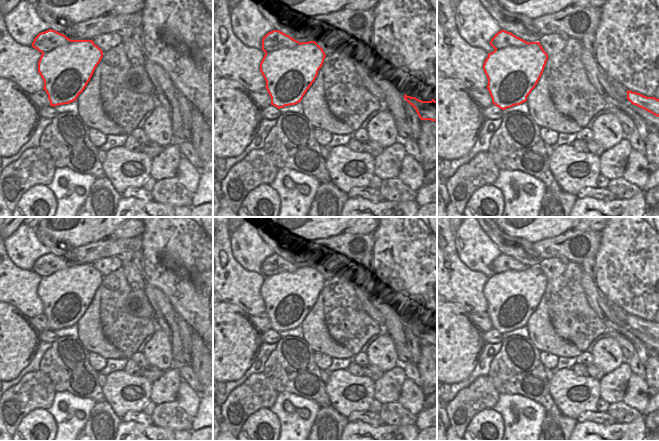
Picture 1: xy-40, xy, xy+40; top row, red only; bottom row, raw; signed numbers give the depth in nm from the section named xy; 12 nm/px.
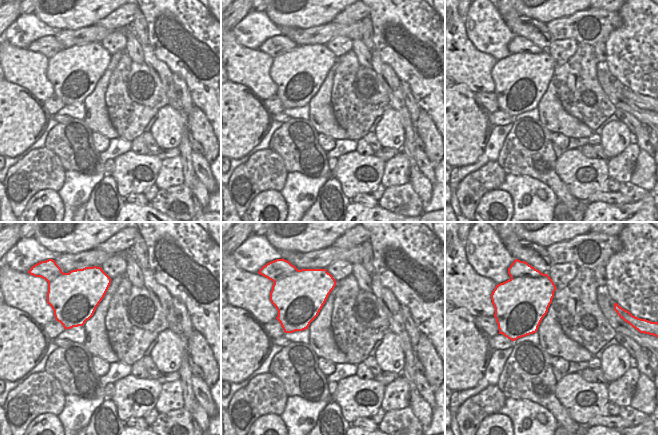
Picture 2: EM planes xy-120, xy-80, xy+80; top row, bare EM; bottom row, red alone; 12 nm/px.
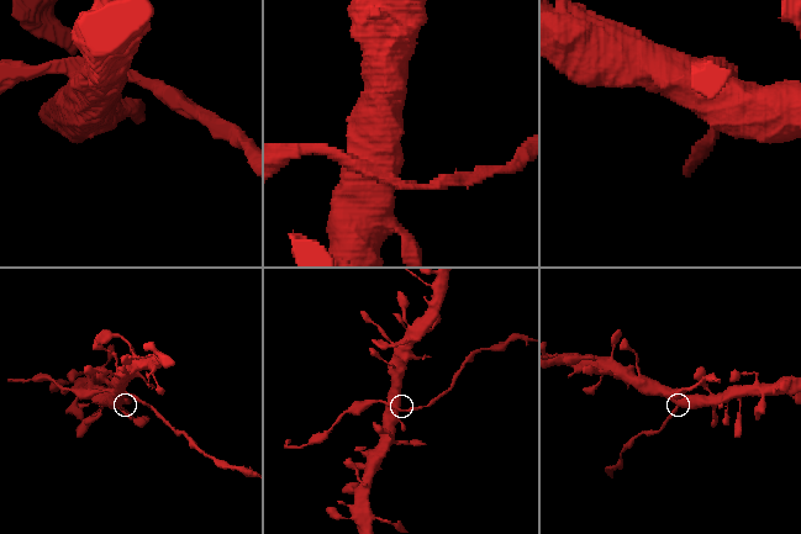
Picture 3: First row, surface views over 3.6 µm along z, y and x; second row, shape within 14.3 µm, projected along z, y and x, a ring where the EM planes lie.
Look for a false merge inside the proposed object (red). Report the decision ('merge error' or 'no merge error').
no merge error

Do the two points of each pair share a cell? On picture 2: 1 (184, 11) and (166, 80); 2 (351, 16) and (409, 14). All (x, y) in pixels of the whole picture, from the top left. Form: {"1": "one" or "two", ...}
{"1": "two", "2": "two"}

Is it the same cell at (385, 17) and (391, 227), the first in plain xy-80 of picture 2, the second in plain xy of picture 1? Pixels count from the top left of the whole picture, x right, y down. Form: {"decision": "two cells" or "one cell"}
{"decision": "one cell"}

